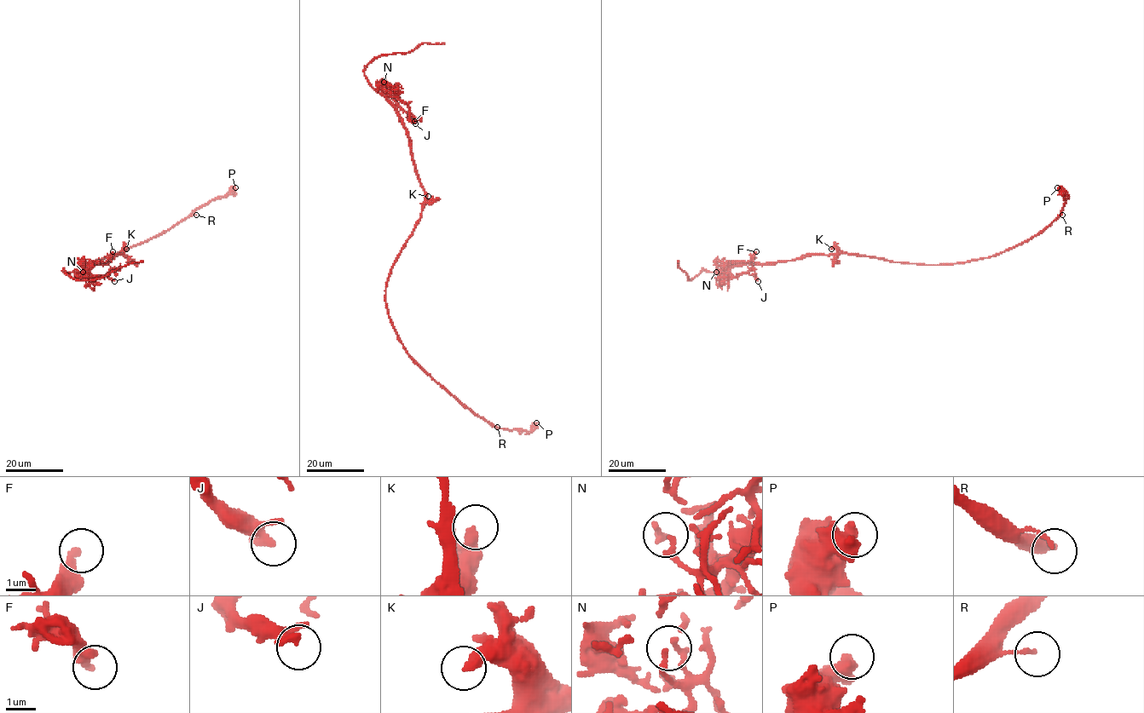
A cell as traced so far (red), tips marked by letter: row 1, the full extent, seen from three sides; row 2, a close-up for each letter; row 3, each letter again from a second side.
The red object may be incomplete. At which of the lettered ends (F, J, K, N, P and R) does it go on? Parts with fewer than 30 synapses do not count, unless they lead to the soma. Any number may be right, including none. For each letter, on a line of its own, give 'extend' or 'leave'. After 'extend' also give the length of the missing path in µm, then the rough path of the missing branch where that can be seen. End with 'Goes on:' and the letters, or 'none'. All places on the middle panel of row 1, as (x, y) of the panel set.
F: leave
J: leave
K: leave
N: leave
P: leave
R: leave
Goes on: none

